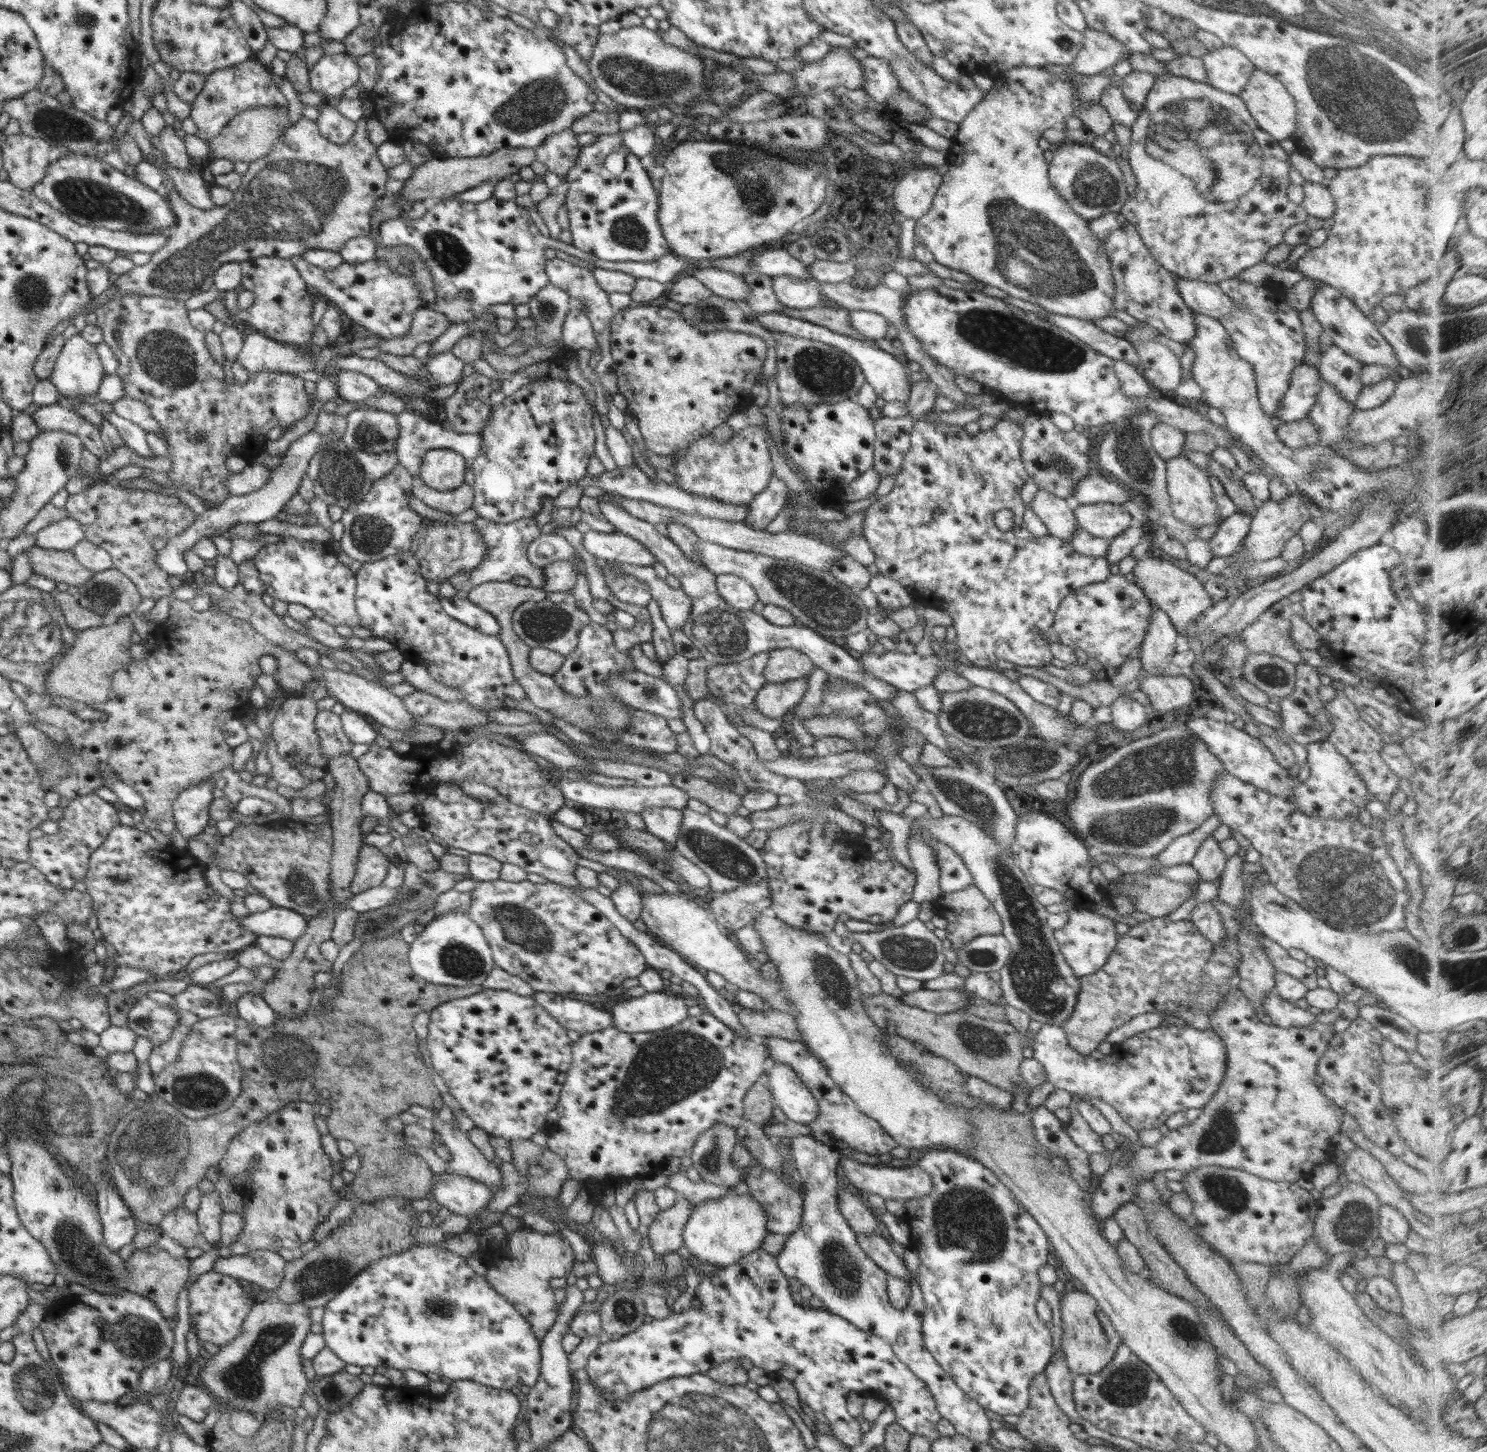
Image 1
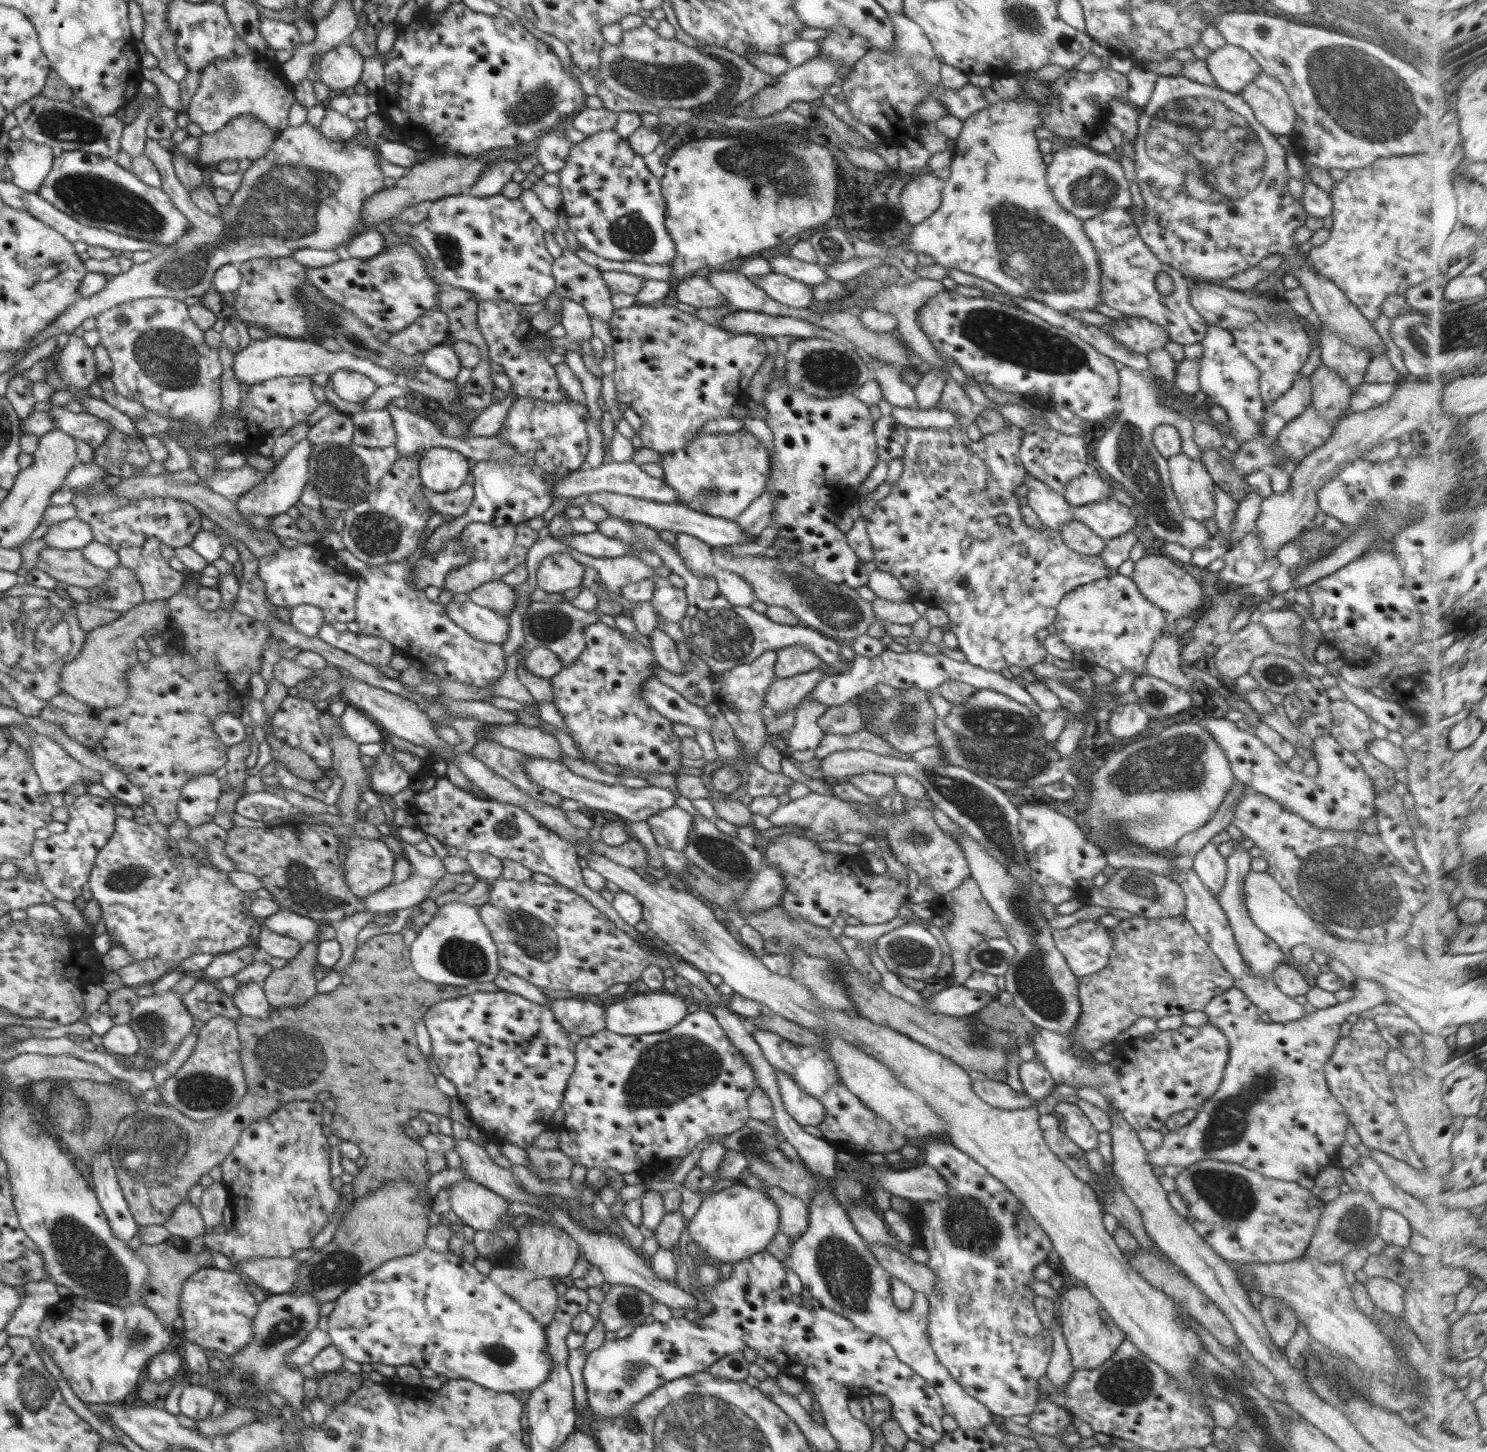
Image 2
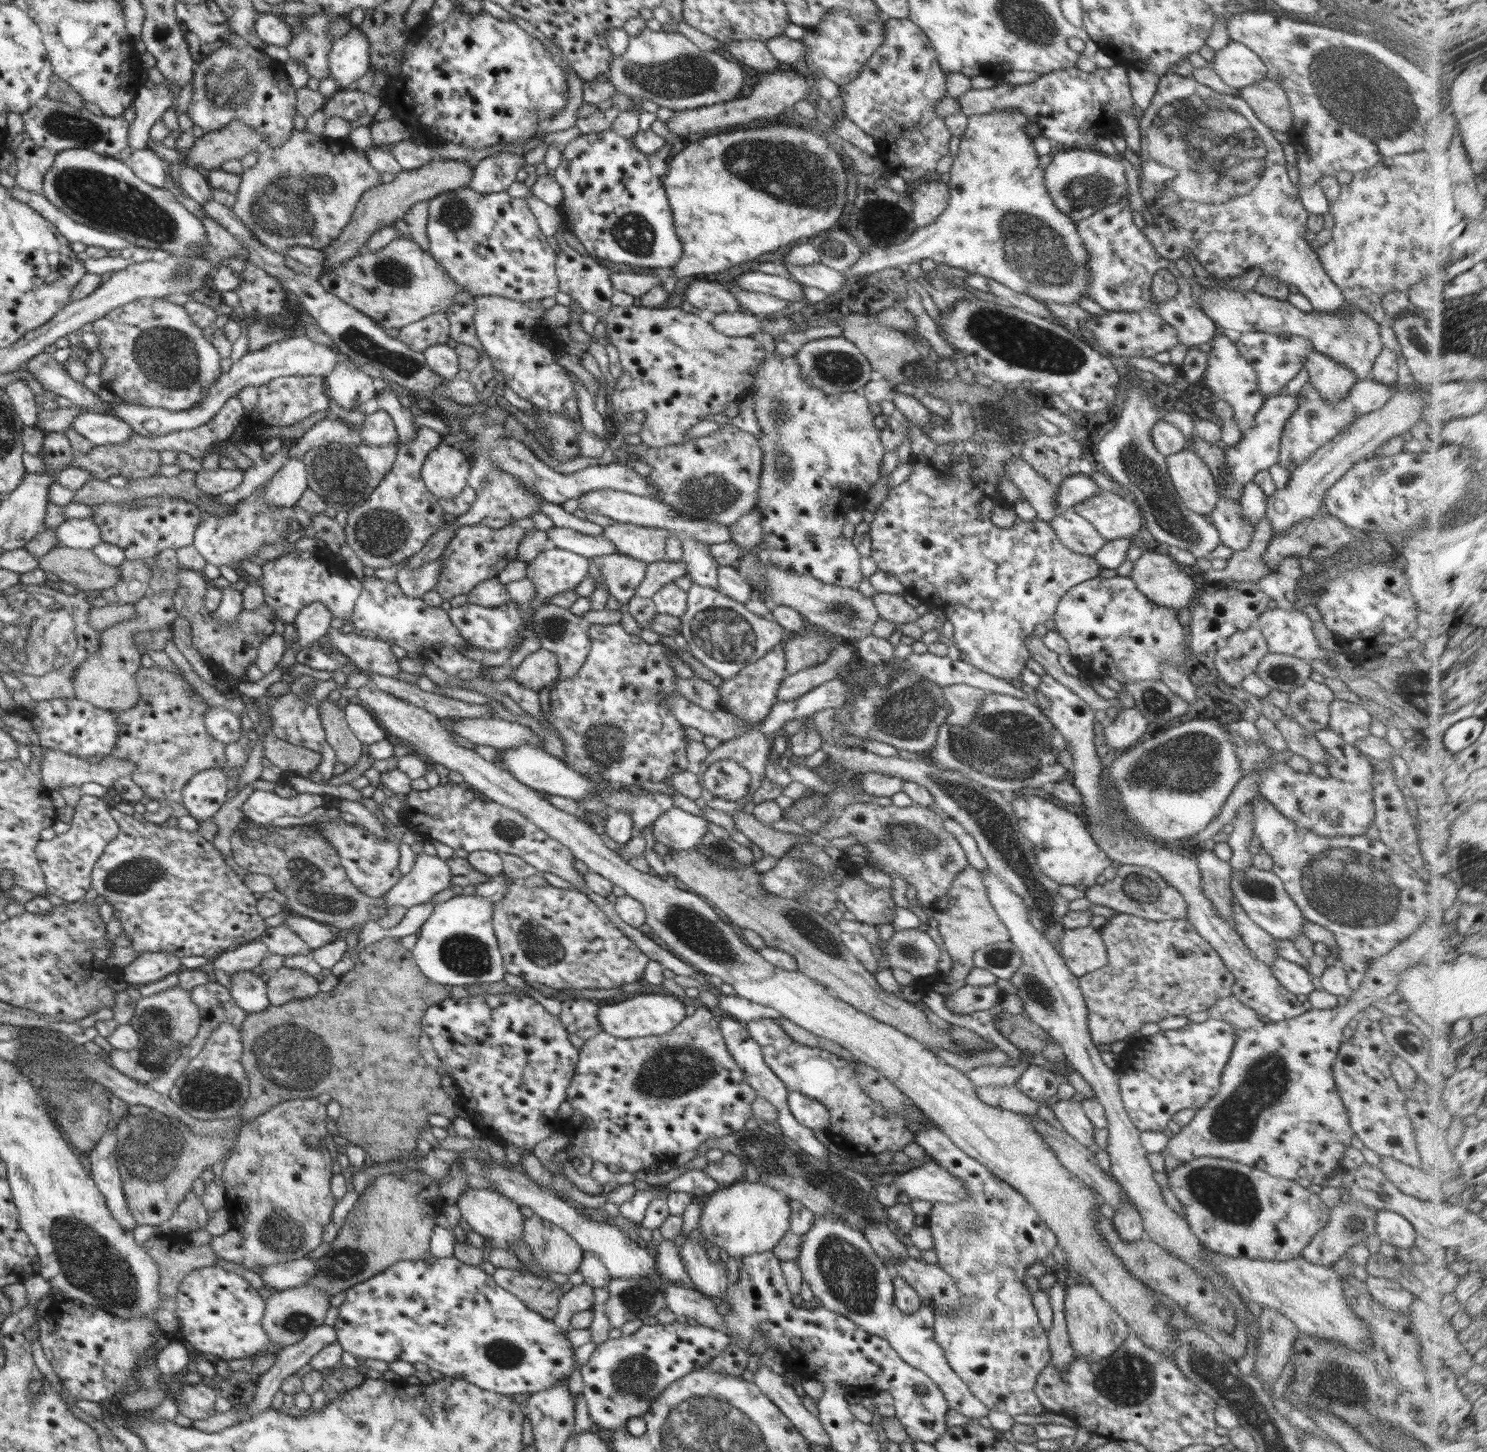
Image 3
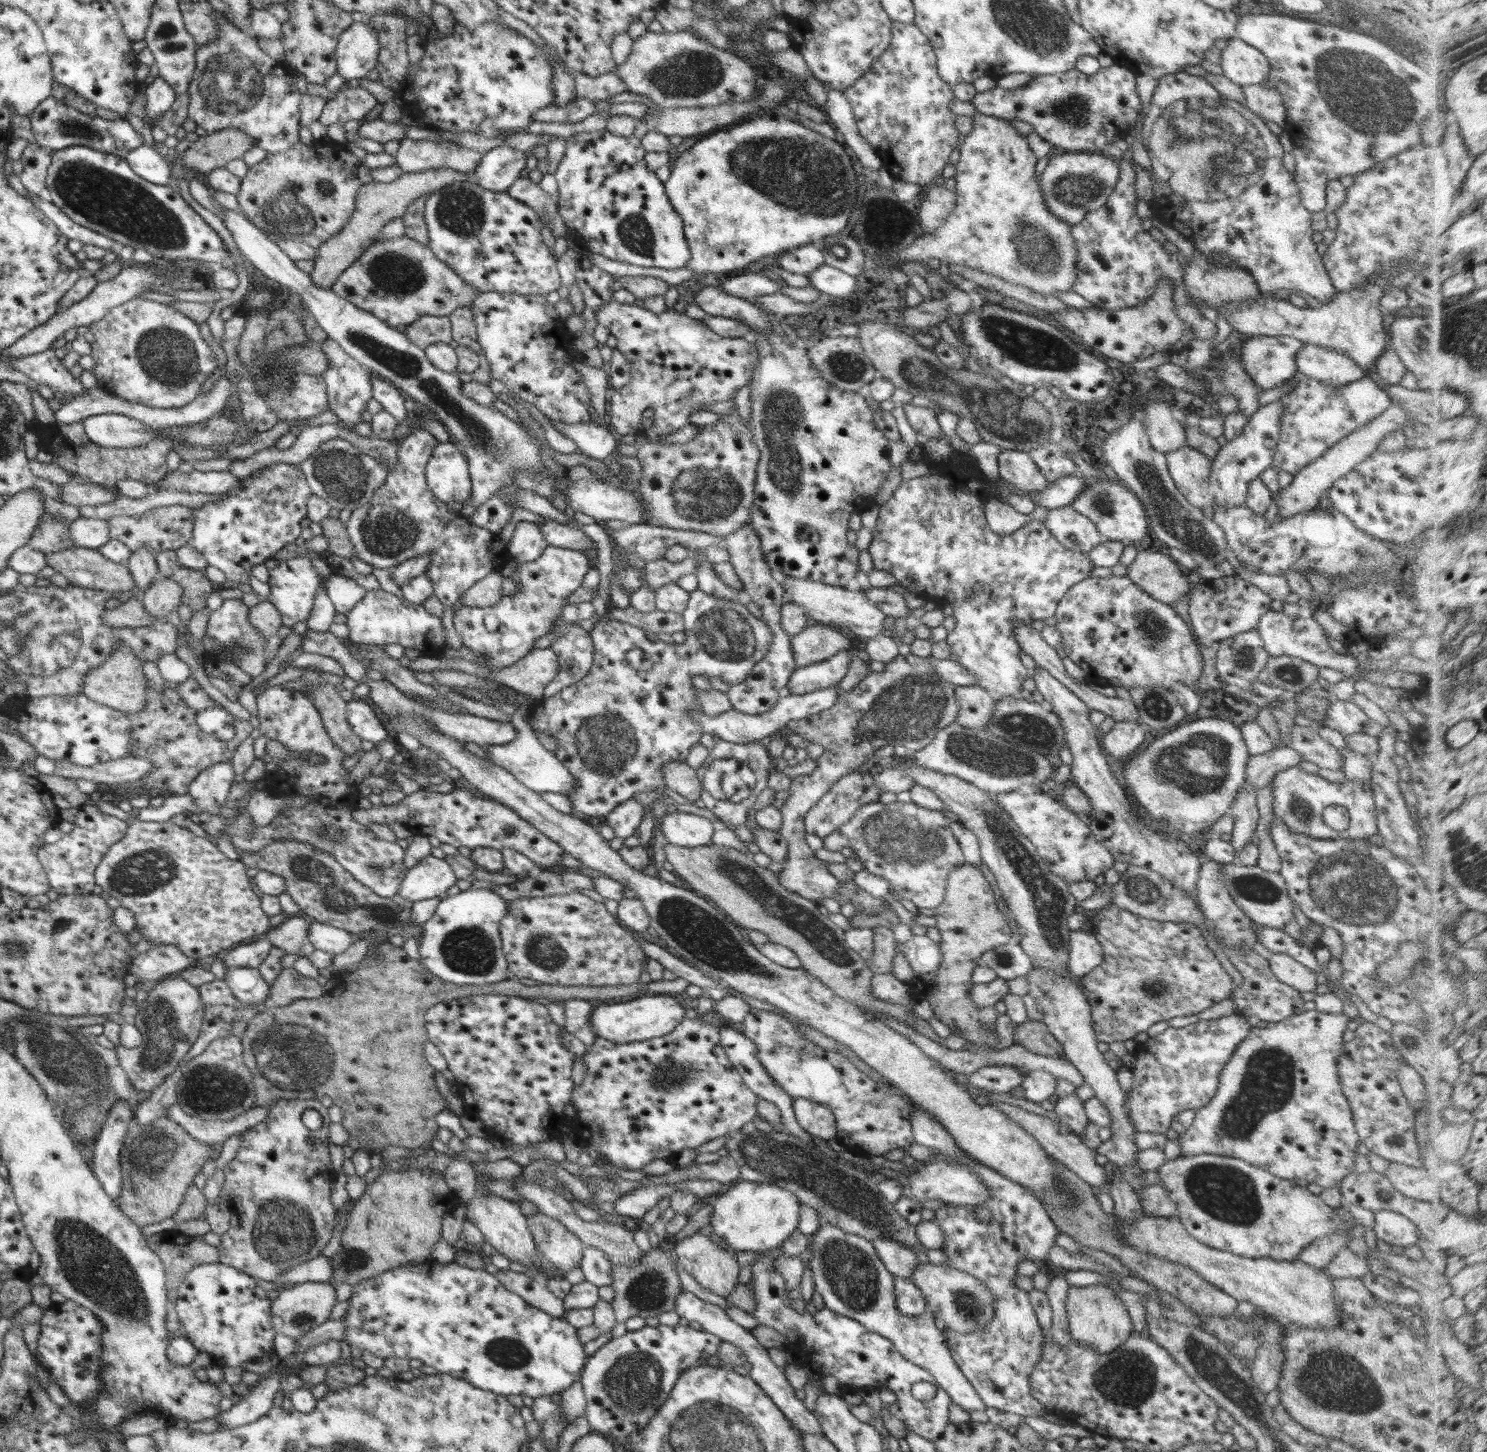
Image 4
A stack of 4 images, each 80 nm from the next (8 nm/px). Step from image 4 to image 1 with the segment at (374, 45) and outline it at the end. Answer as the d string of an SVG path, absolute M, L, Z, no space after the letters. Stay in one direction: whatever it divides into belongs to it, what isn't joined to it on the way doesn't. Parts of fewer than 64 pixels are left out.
M348 53L322 56L309 71L310 89L320 91L327 102L343 97L343 92L359 80L359 66Z

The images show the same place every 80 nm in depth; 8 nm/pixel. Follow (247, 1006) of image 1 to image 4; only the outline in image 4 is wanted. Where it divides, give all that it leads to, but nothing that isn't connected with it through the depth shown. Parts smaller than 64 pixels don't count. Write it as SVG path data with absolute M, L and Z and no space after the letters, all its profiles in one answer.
M226 968L225 984L234 996L245 1005L264 1007L267 994L270 993L269 985L265 982L256 968Z

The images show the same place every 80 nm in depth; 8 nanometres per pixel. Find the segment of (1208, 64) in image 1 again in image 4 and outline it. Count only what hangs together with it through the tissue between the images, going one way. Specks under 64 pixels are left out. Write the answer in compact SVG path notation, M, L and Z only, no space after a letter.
M1240 38L1228 40L1226 47L1221 50L1221 63L1219 65L1224 71L1223 75L1241 87L1251 84L1261 84L1263 80L1269 78L1271 69L1266 56L1258 51L1257 48L1244 43L1244 40L1240 40Z

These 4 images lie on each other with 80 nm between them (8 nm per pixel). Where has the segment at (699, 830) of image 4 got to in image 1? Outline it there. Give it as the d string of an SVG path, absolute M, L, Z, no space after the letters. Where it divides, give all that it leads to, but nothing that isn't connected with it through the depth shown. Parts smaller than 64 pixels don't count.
M651 806L640 814L648 833L660 838L664 843L675 846L681 830L683 812L666 806Z

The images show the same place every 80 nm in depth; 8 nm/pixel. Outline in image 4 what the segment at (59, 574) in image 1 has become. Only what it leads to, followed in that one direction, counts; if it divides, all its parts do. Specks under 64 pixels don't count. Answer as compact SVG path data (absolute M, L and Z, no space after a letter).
M75 546L48 553L45 557L47 565L63 574L72 585L111 593L135 588L128 567L108 560L98 550Z

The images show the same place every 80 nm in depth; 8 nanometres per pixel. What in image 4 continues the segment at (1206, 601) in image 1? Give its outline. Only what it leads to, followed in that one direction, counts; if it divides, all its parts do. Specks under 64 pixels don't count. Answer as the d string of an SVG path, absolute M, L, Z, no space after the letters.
M1138 551L1127 568L1127 577L1152 598L1170 604L1180 600L1190 590L1186 572L1170 555Z

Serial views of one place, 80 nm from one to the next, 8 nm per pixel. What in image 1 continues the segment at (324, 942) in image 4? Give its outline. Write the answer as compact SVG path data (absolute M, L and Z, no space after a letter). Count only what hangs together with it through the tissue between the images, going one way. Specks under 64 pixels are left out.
M272 906L267 912L250 913L246 918L238 919L240 928L260 935L279 936L291 941L302 936L306 930L307 919L292 910Z

